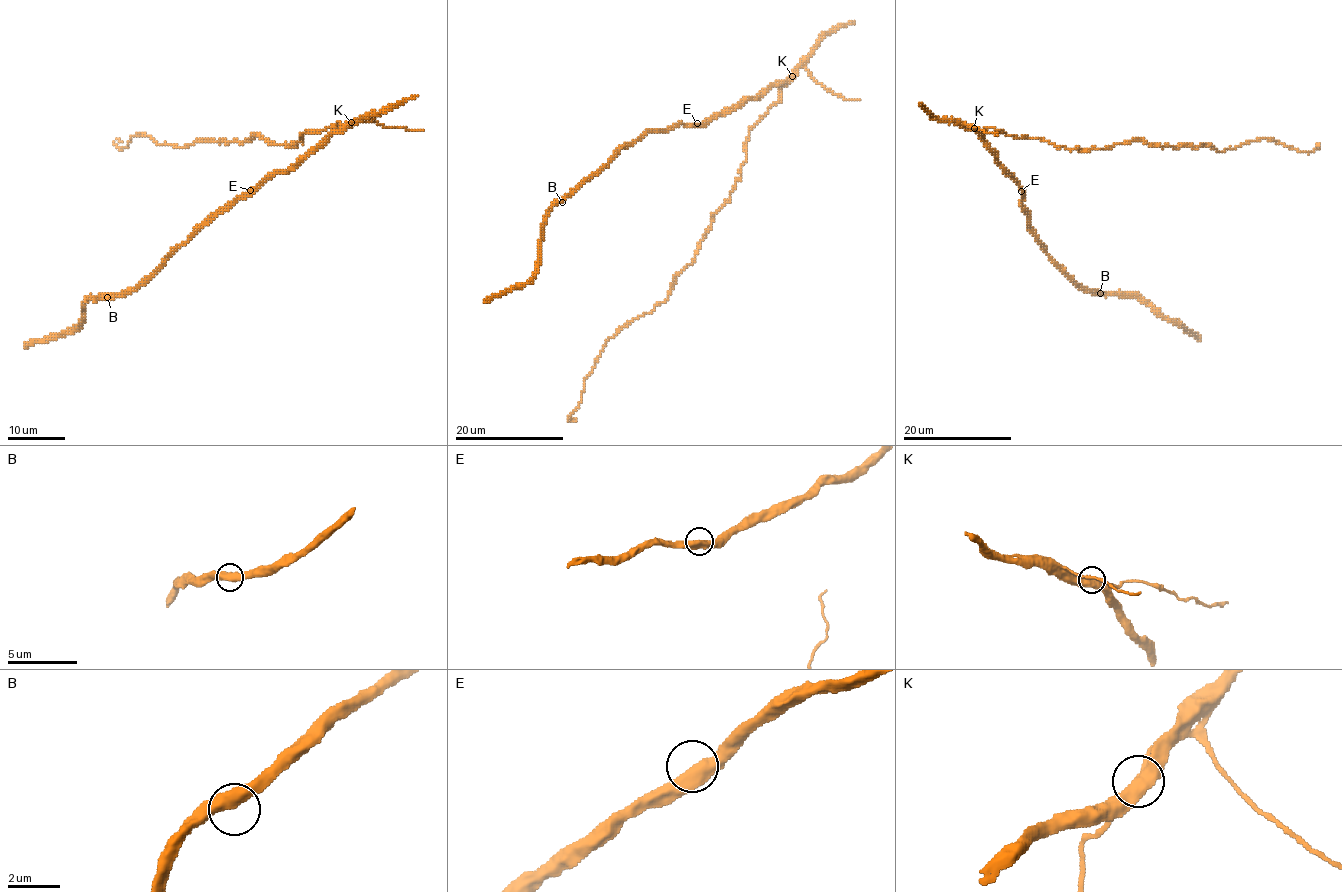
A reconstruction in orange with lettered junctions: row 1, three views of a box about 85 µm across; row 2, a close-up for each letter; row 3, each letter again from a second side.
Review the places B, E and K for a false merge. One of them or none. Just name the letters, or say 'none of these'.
none of these

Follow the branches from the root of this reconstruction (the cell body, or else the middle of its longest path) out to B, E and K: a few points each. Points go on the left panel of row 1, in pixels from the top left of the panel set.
B: (338, 131), (289, 168), (268, 175), (255, 188), (220, 208), (137, 286), (107, 297)
E: (338, 131), (293, 165), (268, 175), (250, 190)
K: (338, 131), (351, 122)

